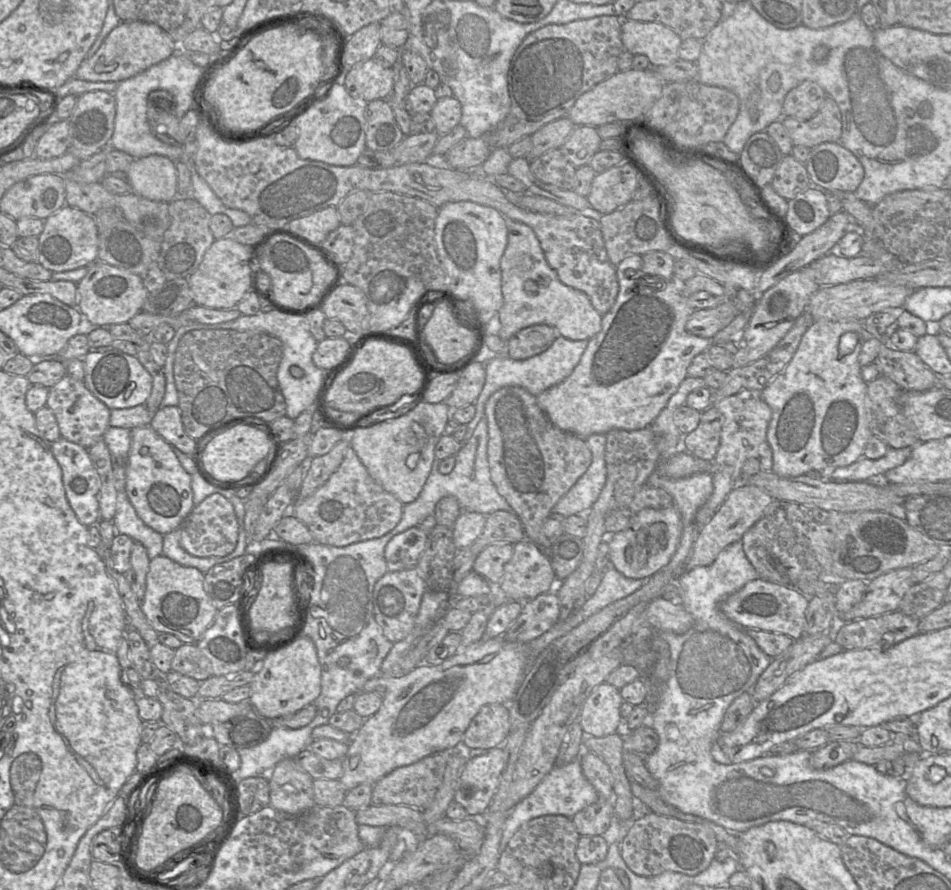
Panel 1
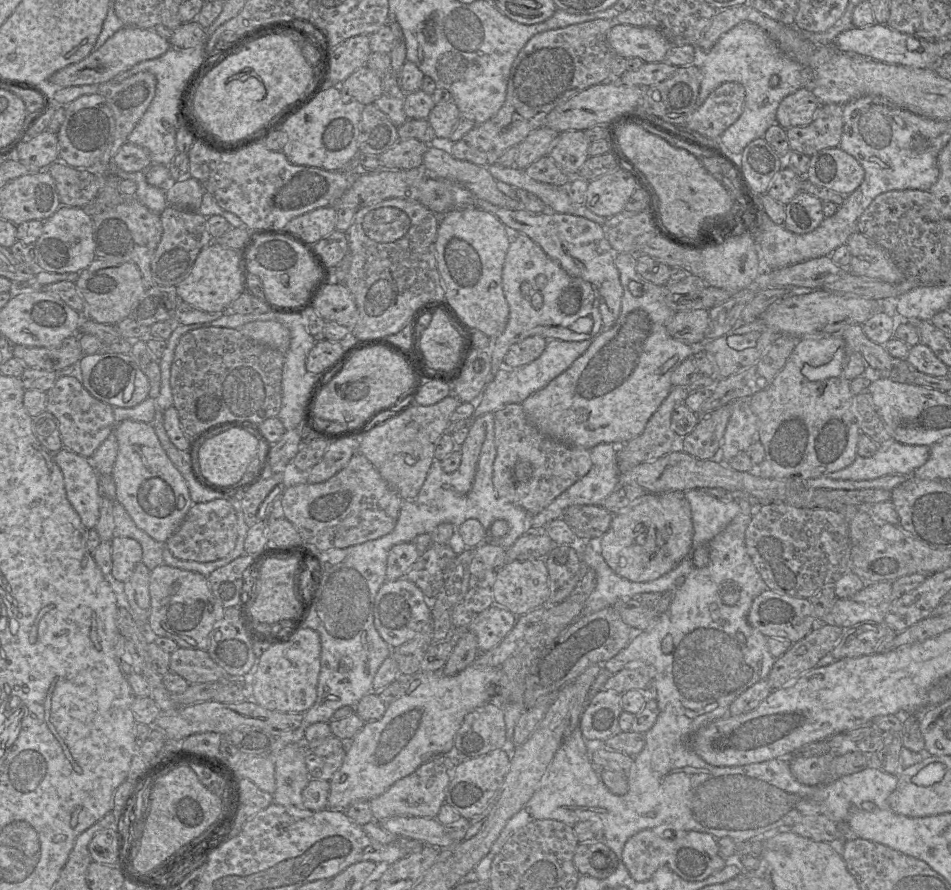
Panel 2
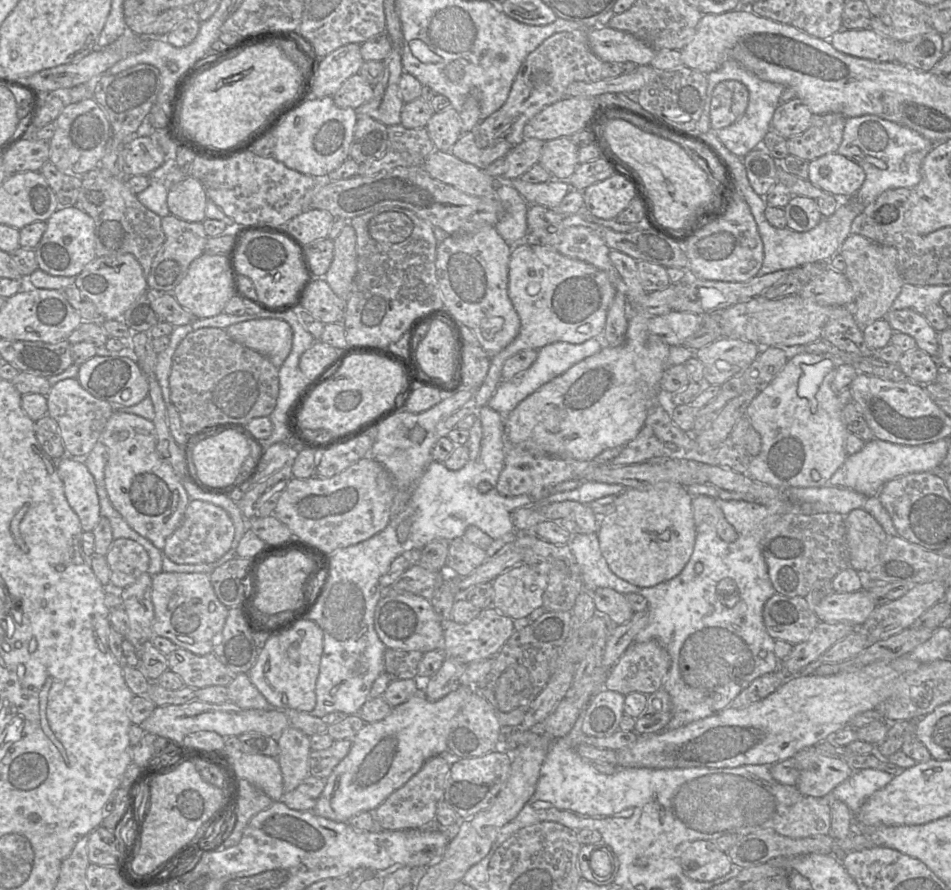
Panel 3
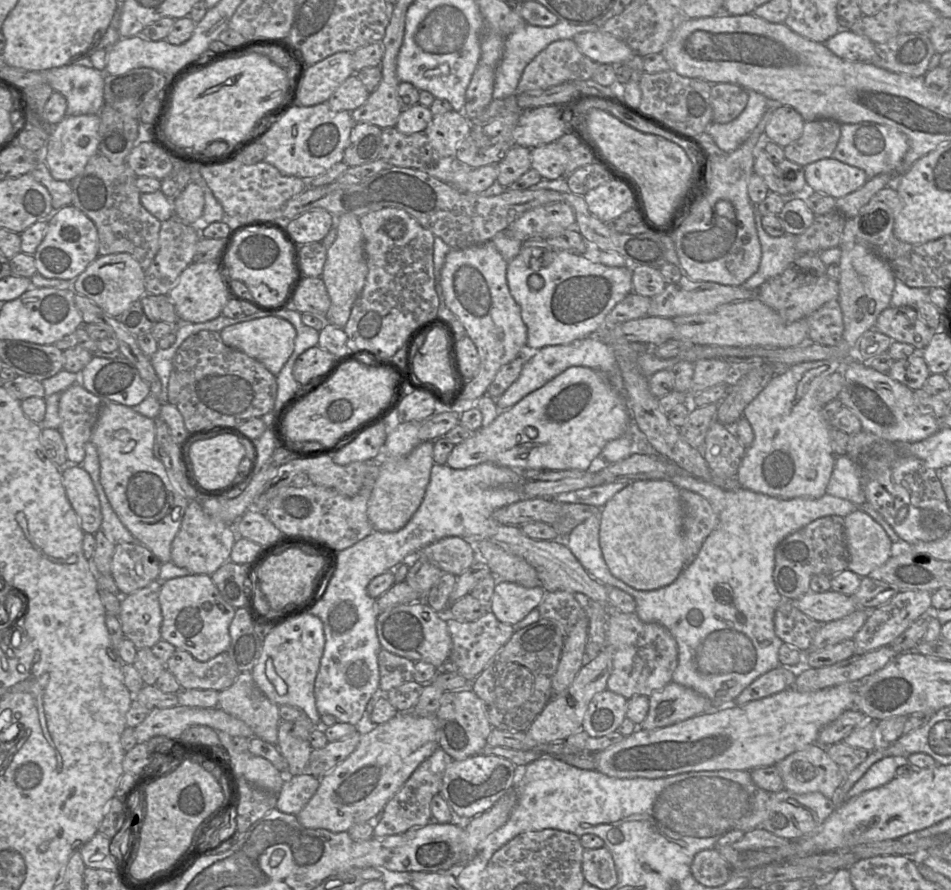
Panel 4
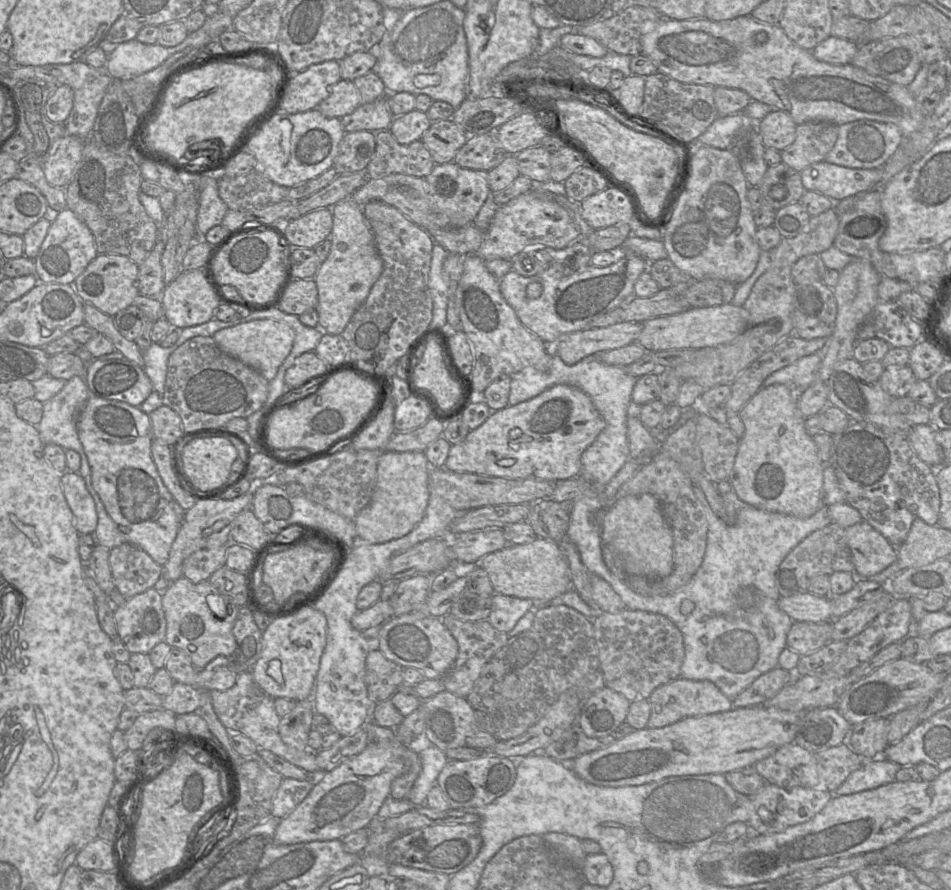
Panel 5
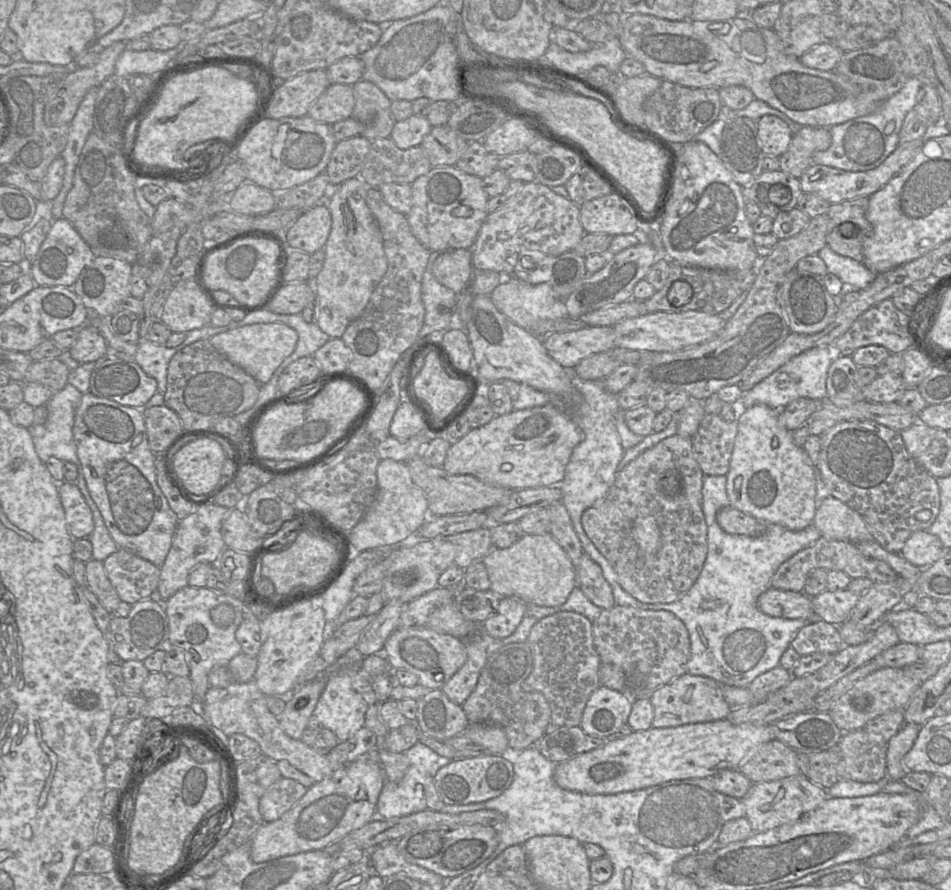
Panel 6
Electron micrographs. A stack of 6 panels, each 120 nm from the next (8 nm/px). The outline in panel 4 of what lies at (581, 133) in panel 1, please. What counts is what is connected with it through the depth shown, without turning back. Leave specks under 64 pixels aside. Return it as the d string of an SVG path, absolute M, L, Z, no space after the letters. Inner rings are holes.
M557 141L531 149L531 167L543 179L555 180L566 175L569 150Z

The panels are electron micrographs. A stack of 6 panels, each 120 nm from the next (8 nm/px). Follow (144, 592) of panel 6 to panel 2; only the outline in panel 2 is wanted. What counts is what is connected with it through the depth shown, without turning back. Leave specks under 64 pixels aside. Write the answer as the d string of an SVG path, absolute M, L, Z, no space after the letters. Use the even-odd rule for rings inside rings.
M113 537L111 540L112 576L125 583L133 574L134 568L142 561L140 543L127 537Z

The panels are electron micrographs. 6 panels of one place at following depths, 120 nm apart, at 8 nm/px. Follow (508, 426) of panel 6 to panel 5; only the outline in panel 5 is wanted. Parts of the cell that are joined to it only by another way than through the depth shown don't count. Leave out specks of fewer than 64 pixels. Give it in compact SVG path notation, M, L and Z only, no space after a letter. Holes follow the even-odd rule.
M557 384L530 400L491 412L481 426L470 430L461 442L451 445L444 468L455 473L510 479L535 478L547 481L572 479L580 475L581 456L605 425L605 421L586 393L573 386Z

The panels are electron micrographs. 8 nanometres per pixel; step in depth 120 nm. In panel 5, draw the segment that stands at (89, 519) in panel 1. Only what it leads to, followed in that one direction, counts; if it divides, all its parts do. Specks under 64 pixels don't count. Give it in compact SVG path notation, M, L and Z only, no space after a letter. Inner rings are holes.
M67 470L61 474L61 487L73 514L76 530L79 534L93 535L98 524L98 515L84 479L78 472Z

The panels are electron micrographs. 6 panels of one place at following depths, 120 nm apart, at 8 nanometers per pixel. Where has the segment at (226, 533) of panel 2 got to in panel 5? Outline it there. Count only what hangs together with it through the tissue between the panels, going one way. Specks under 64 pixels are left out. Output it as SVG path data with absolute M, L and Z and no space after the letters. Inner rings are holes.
M227 546L205 548L187 557L182 564L183 576L194 583L209 580L211 574L225 565Z

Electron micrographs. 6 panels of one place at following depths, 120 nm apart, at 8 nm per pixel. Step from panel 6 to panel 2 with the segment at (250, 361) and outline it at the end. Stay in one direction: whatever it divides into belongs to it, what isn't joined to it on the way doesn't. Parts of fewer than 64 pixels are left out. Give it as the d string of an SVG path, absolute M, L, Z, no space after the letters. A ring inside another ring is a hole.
M274 320L253 321L236 329L246 337L275 348L283 354L288 351L290 330L280 322Z

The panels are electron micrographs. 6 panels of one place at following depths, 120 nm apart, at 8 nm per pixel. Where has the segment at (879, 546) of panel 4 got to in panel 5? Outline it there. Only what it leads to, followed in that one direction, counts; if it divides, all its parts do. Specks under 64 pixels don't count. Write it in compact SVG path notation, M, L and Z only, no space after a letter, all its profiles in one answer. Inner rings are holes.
M866 520L847 527L845 531L857 576L867 578L878 574L895 562L897 547Z

